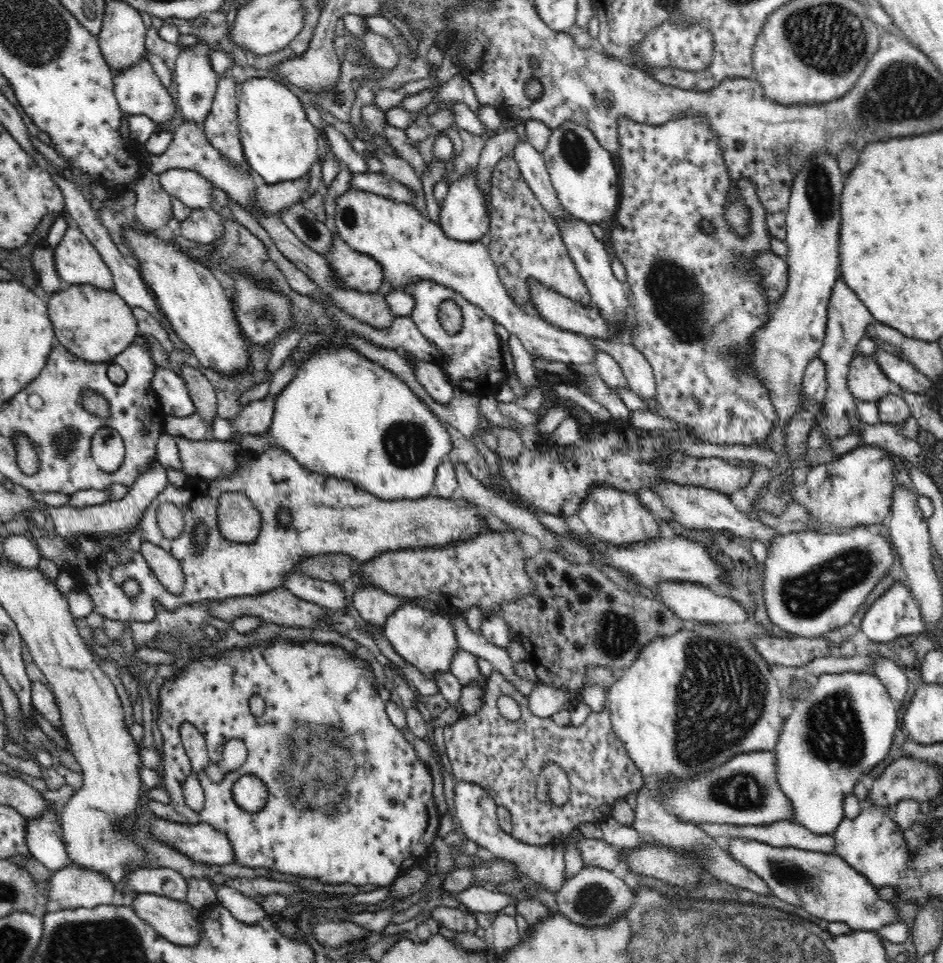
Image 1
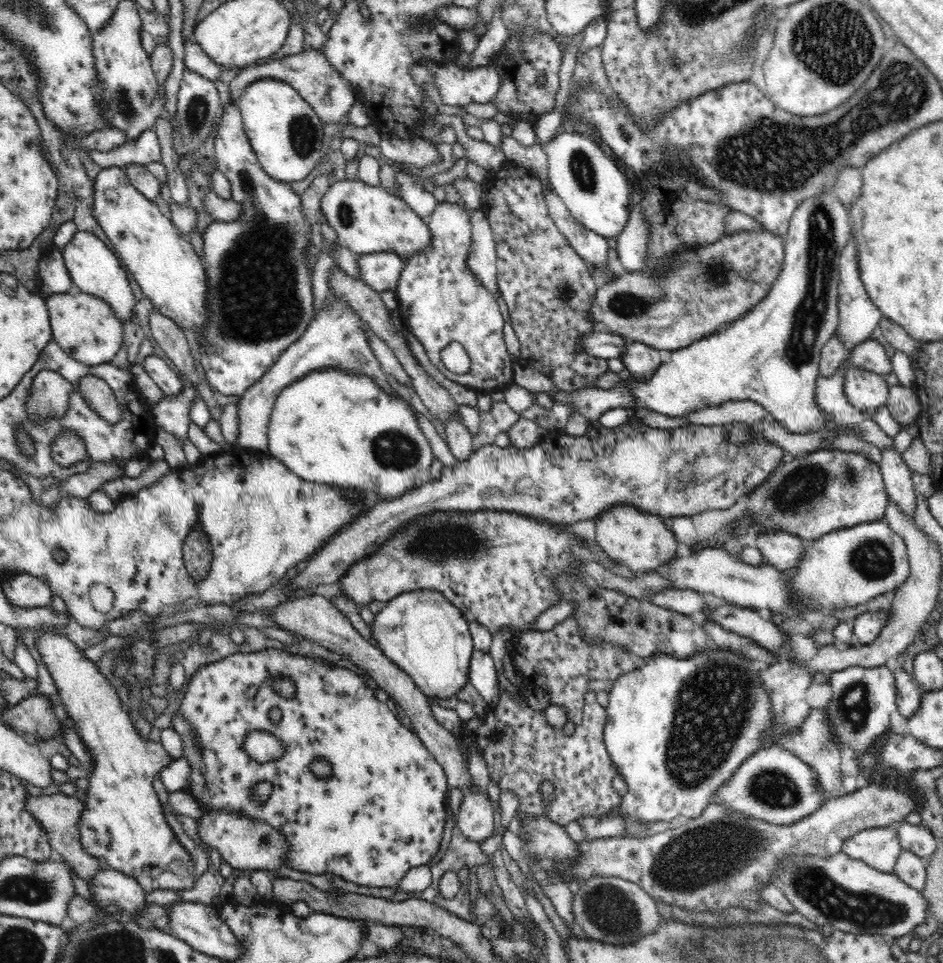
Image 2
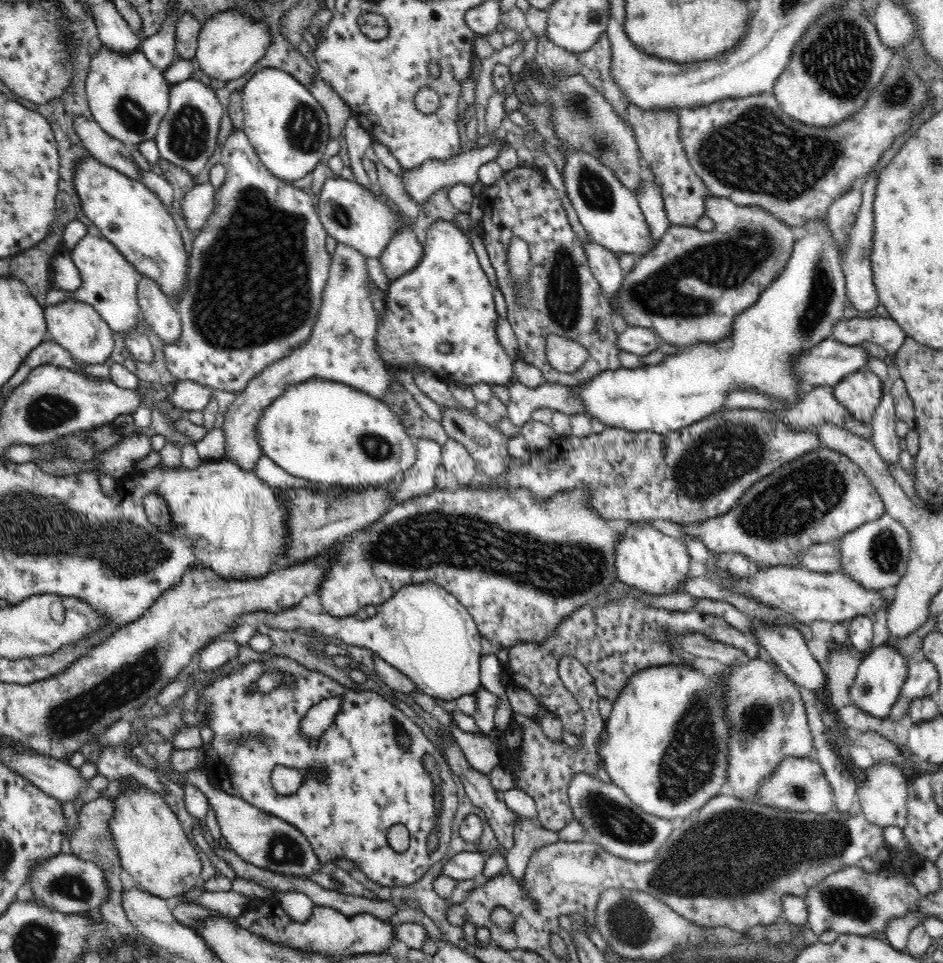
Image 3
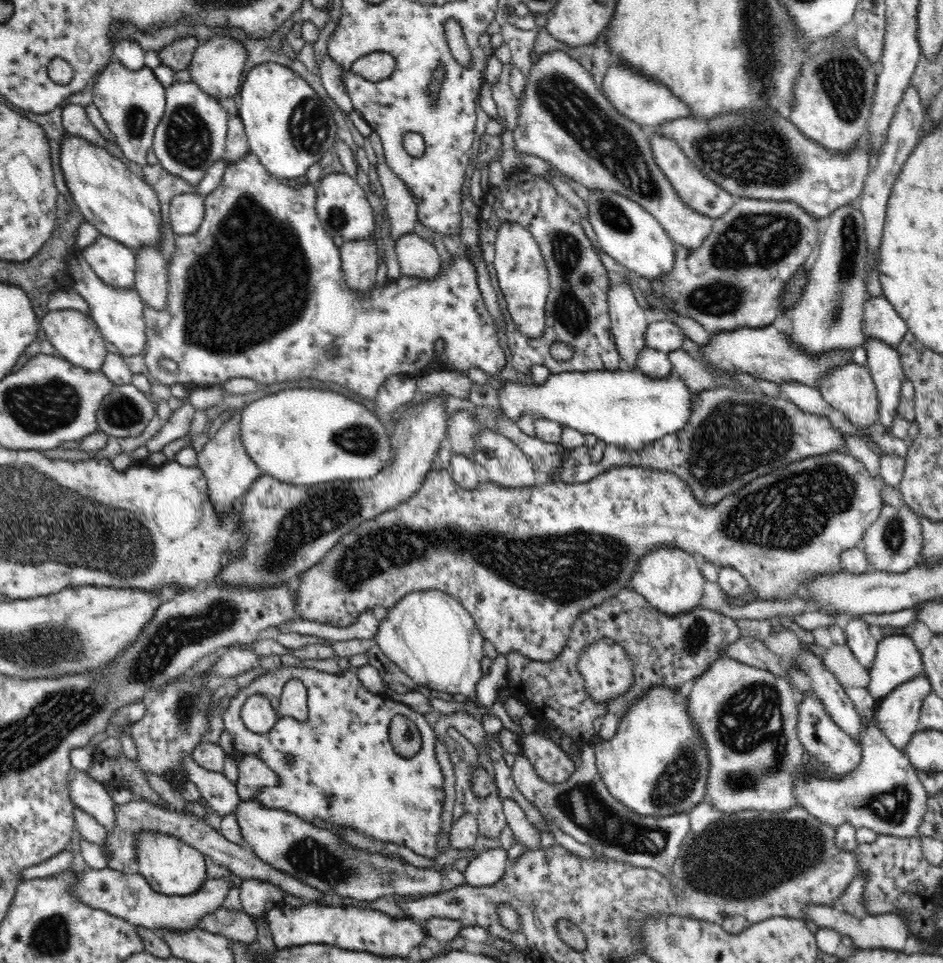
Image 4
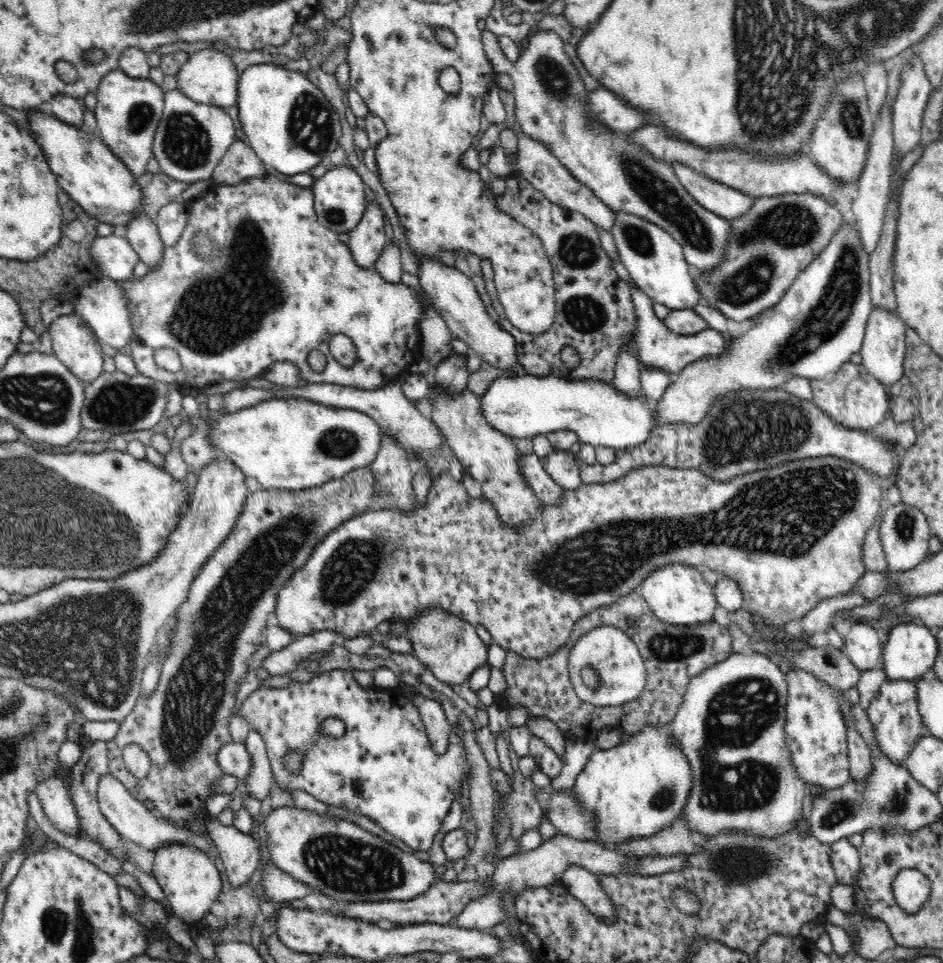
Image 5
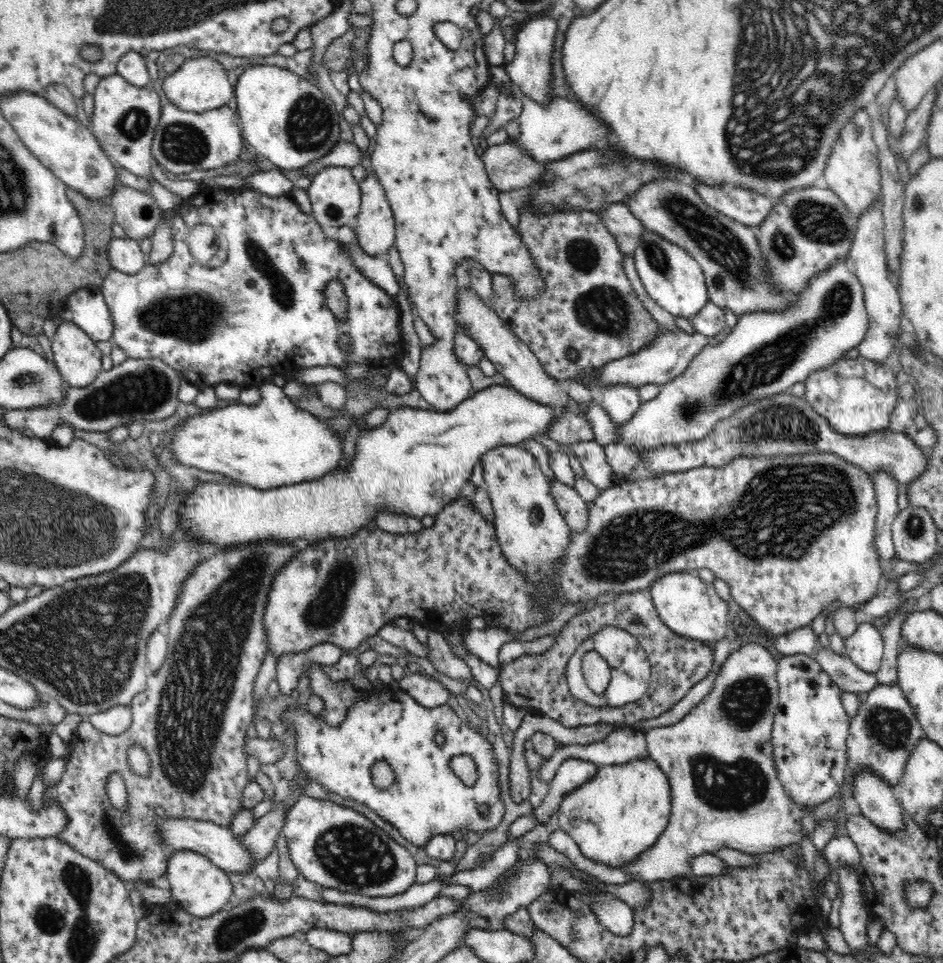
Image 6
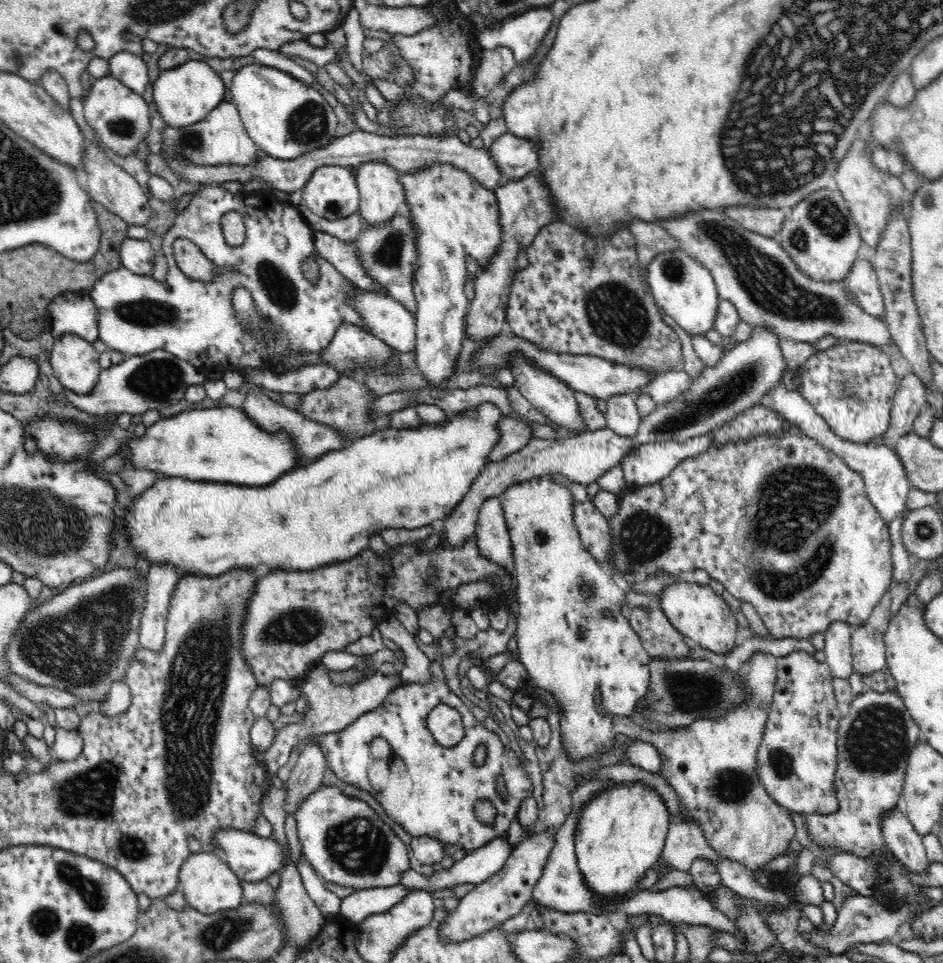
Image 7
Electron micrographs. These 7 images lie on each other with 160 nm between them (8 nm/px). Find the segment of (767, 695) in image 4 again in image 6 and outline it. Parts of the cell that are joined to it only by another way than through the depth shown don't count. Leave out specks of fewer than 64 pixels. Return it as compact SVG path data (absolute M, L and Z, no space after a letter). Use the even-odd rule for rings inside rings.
M747 643L742 645L739 649L731 652L727 656L725 662L720 665L714 682L710 686L710 693L704 698L696 707L693 707L685 717L677 724L672 726L662 726L660 728L652 728L645 732L645 739L647 742L647 749L649 756L658 763L667 774L669 783L671 784L671 813L669 816L668 826L662 832L662 835L656 839L656 842L638 854L636 860L626 862L622 866L618 866L620 871L624 871L626 875L630 875L632 880L648 883L650 881L662 881L666 878L678 878L678 876L687 876L690 863L688 860L700 854L712 853L718 848L733 848L741 850L748 854L764 854L772 852L772 850L780 849L786 846L797 847L802 838L802 818L805 816L805 808L800 806L794 799L786 792L782 781L778 778L776 771L776 761L774 761L772 732L774 717L780 708L780 691L777 679L777 660L772 657L772 653L767 648L759 643ZM518 858L494 884L472 891L466 896L462 906L470 916L484 918L487 921L485 928L488 930L500 930L506 928L504 921L508 916L512 916L520 907L527 907L541 894L550 892L550 884L551 868L544 861L540 858Z

